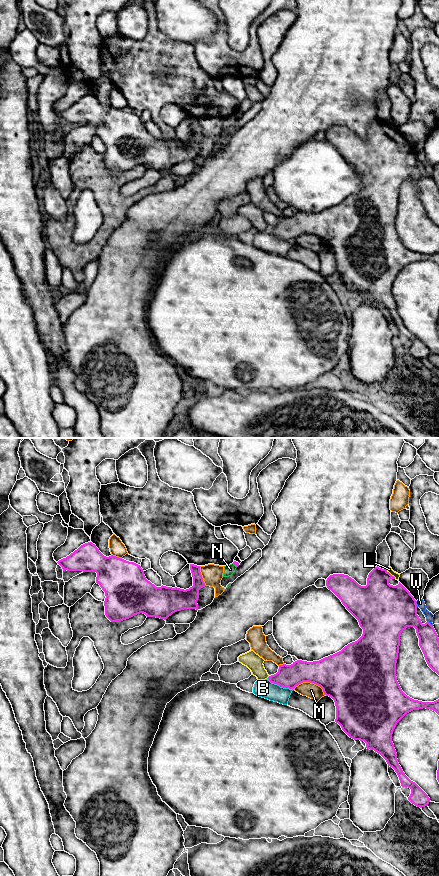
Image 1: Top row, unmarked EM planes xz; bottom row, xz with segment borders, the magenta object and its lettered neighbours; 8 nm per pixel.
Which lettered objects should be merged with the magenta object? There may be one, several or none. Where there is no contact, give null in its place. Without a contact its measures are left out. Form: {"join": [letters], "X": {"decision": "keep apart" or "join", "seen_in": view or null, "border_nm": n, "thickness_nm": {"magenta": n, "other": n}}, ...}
{"join": [], "B": {"decision": "keep apart", "seen_in": "xz", "border_nm": 220, "thickness_nm": {"magenta": 190, "other": 140}}, "L": {"decision": "keep apart", "seen_in": "xz", "border_nm": 120, "thickness_nm": {"magenta": 340, "other": 50}}, "M": {"decision": "keep apart", "seen_in": "xz", "border_nm": 260, "thickness_nm": {"magenta": 360, "other": 120}}, "N": {"decision": "keep apart", "seen_in": "xz", "border_nm": 50, "thickness_nm": {"magenta": 40, "other": 80}}, "W": {"decision": "keep apart", "seen_in": "xz", "border_nm": 50, "thickness_nm": {"magenta": 420, "other": 70}}}

